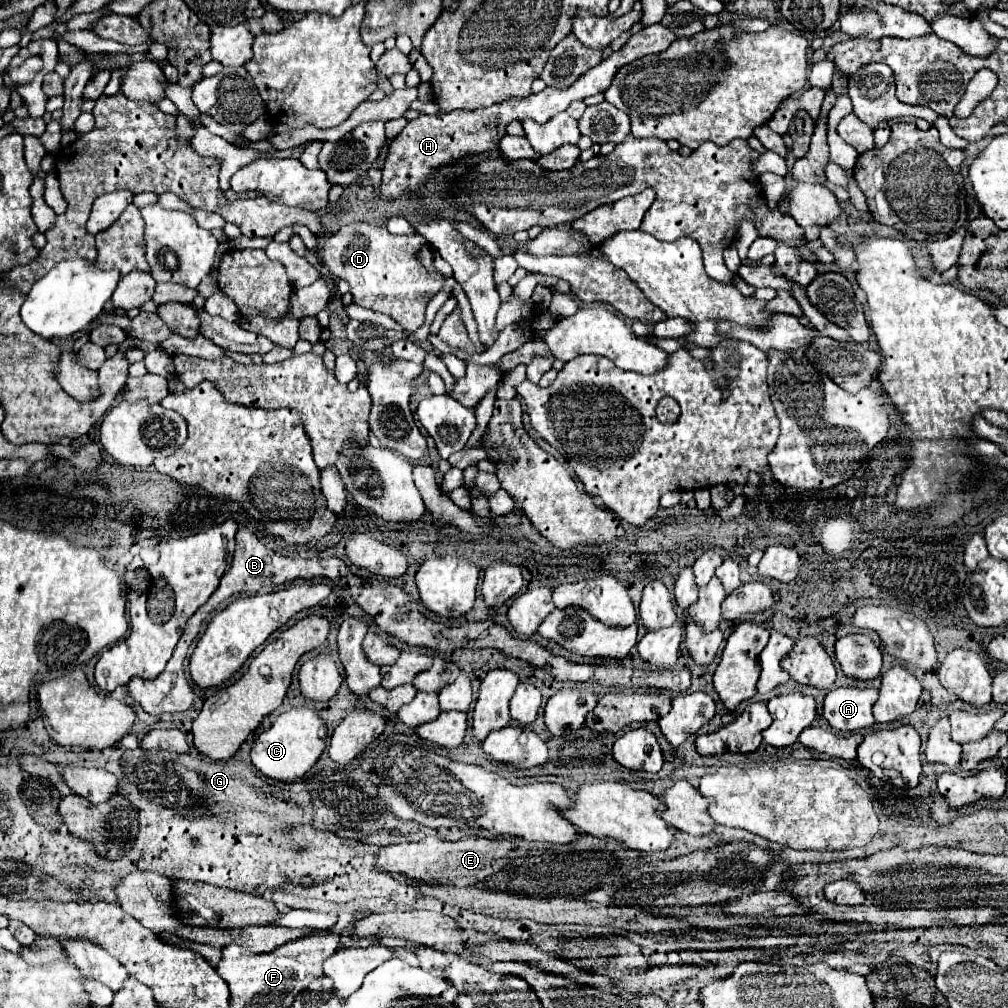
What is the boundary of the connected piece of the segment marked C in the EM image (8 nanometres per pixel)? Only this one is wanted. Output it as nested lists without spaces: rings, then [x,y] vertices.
[[[292,707],[290,711],[284,711],[274,717],[272,725],[262,731],[256,741],[252,743],[250,759],[256,769],[260,769],[262,775],[280,779],[280,781],[294,781],[302,777],[310,767],[316,763],[316,759],[326,749],[328,741],[328,727],[320,713],[314,707]]]

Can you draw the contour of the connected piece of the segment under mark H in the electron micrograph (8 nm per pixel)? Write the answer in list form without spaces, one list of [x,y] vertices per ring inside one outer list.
[[[660,23],[650,25],[650,27],[644,27],[642,31],[638,31],[636,35],[632,35],[630,41],[620,51],[602,59],[596,67],[586,71],[582,77],[578,77],[578,81],[574,81],[566,89],[546,87],[544,91],[534,93],[530,97],[510,99],[510,101],[504,101],[504,103],[498,103],[498,105],[492,105],[486,109],[476,109],[476,111],[452,111],[452,113],[436,113],[436,115],[422,113],[418,119],[410,121],[402,129],[402,133],[390,143],[388,159],[382,169],[382,193],[380,195],[384,199],[402,197],[410,191],[416,191],[426,181],[426,177],[432,173],[434,167],[440,167],[440,165],[450,163],[464,155],[498,149],[498,139],[504,135],[504,129],[510,121],[514,121],[514,119],[522,121],[522,119],[530,117],[538,123],[544,123],[550,117],[554,117],[556,113],[564,111],[572,101],[586,99],[590,95],[606,91],[606,87],[610,87],[610,83],[620,67],[624,67],[630,61],[640,59],[644,55],[664,51],[674,39],[676,39],[676,35],[672,35],[672,31],[666,31],[666,27],[662,27]]]

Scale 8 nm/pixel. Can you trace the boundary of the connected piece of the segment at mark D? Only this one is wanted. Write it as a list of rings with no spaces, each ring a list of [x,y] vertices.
[[[356,221],[350,225],[340,227],[336,233],[326,237],[324,247],[320,249],[320,261],[330,269],[330,273],[338,279],[348,281],[350,293],[354,297],[354,303],[378,313],[384,313],[392,317],[402,329],[416,331],[426,323],[426,305],[428,301],[444,287],[446,279],[440,271],[434,267],[434,249],[422,235],[392,235],[386,231],[386,227],[376,223],[364,223]]]

